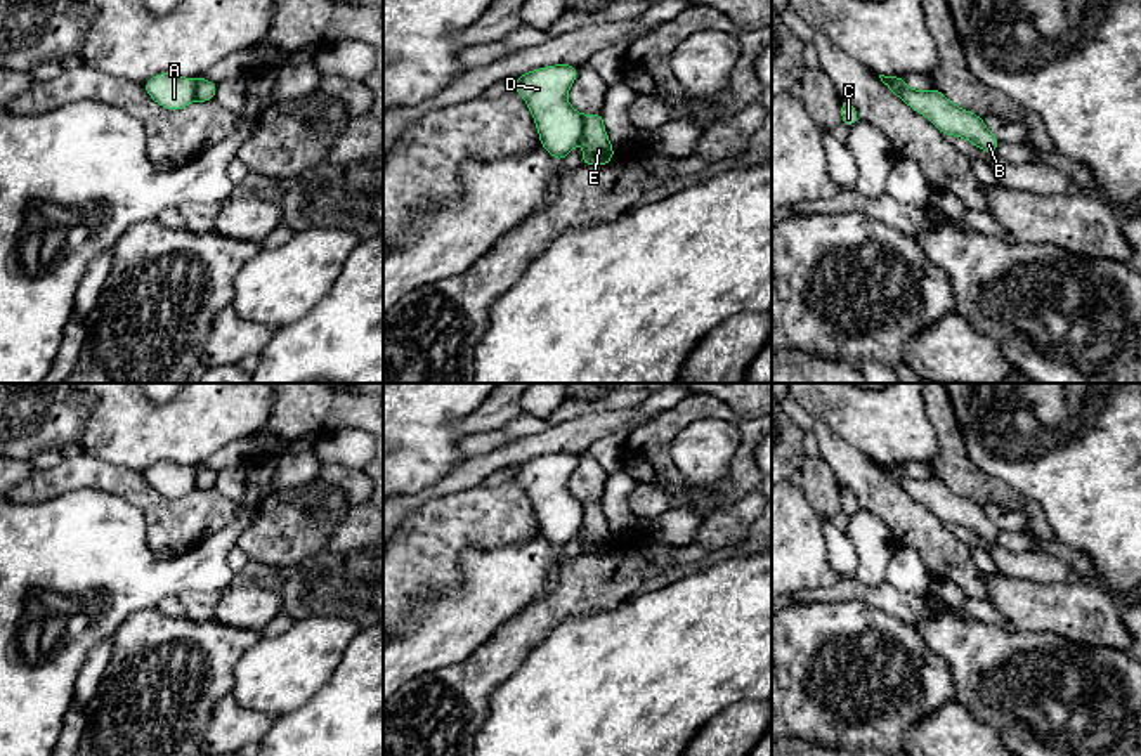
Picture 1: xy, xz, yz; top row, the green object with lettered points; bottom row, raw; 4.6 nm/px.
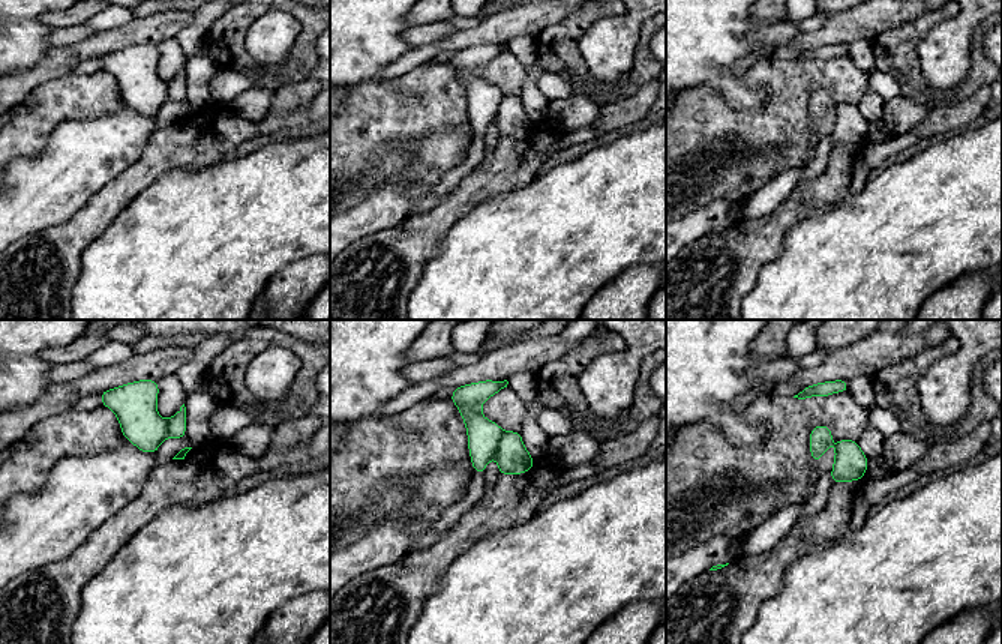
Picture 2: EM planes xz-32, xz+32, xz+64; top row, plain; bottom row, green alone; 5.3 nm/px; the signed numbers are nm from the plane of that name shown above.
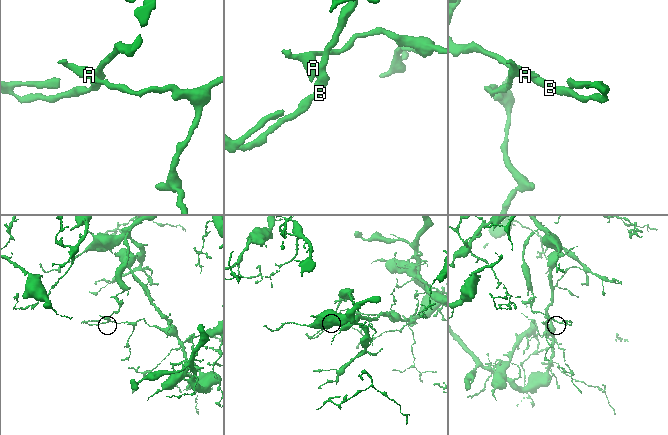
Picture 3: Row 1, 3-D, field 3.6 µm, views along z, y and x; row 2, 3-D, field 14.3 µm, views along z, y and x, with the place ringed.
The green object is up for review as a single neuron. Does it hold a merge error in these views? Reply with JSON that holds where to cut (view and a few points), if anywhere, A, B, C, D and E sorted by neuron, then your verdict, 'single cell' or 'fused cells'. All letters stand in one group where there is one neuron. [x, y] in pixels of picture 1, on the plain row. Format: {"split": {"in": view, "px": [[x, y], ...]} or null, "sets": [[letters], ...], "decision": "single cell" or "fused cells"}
{"split": {"in": "xz", "px": [[585, 505], [580, 527]]}, "sets": [["A", "C", "D"], ["B", "E"]], "decision": "fused cells"}

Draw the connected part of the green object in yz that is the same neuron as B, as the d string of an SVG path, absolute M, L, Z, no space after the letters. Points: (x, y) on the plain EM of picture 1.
M879 463L881 470L916 501L926 505L943 524L955 524L973 531L988 543L995 543L999 527L985 515L983 506L955 494L938 477L914 479L902 465Z

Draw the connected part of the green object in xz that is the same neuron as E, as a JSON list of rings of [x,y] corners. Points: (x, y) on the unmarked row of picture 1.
[[[602,501],[584,505],[581,529],[584,531],[581,553],[603,555],[614,548],[614,534],[610,532]]]

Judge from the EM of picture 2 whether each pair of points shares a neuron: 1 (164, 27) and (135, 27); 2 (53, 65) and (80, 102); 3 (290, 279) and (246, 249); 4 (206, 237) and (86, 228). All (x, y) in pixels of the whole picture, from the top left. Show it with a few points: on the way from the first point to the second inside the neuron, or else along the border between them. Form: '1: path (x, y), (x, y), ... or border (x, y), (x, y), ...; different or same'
1: path (156, 27), (143, 27); same
2: border (71, 72), (51, 78), (30, 92); different
3: border (311, 255), (290, 261), (269, 281), (261, 293); different
4: border (129, 204), (89, 245), (83, 257); different

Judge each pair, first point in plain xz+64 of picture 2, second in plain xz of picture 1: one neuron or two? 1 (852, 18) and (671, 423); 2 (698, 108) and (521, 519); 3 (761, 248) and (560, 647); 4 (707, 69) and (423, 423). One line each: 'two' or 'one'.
1: two
2: one
3: two
4: one

